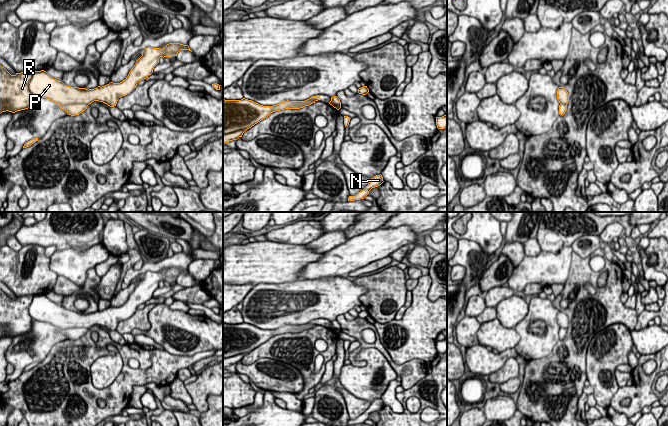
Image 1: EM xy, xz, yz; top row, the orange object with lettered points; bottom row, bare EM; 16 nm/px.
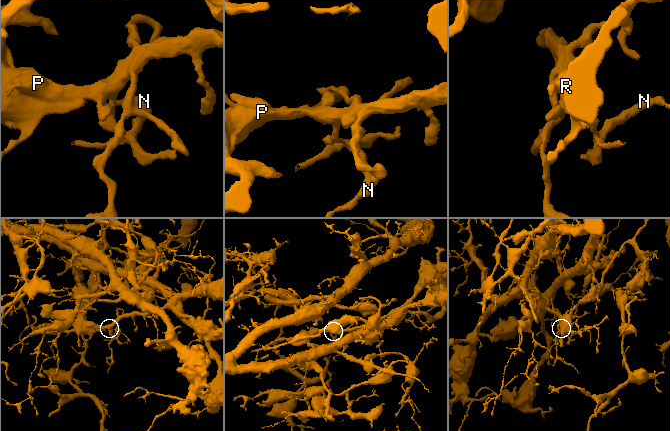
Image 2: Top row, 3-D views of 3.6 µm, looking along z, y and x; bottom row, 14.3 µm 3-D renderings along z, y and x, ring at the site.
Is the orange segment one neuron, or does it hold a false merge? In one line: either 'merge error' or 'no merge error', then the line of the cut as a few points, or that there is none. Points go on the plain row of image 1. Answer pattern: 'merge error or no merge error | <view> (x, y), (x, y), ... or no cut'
merge error | xy (87, 328), (67, 327), (60, 329)

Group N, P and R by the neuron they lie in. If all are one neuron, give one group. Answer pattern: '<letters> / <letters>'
N P / R

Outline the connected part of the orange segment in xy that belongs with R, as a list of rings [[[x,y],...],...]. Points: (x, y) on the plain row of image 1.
[[[0,289],[0,338],[25,334],[31,331],[33,319],[29,315],[29,306],[33,295],[11,299]]]

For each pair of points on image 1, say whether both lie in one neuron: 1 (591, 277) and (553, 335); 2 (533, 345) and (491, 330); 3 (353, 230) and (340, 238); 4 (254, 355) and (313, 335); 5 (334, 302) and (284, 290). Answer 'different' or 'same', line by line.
1: different
2: different
3: different
4: same
5: same

